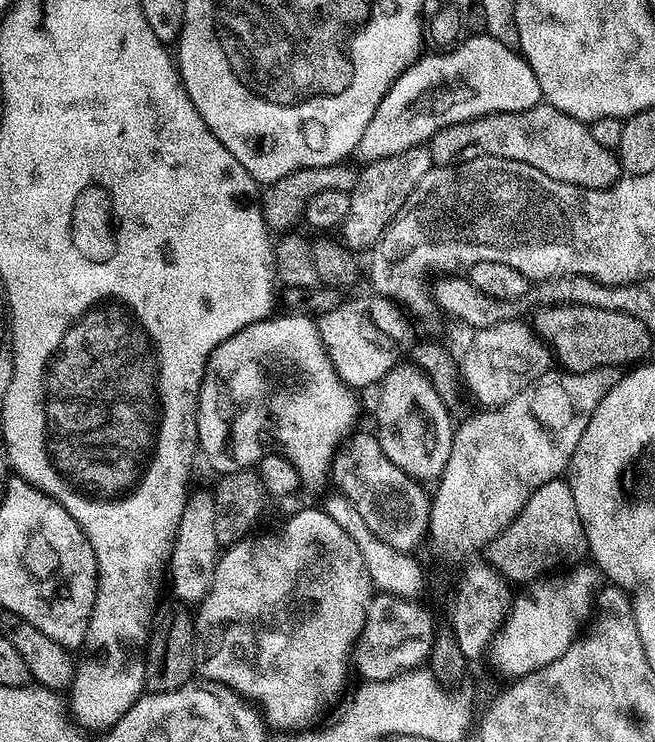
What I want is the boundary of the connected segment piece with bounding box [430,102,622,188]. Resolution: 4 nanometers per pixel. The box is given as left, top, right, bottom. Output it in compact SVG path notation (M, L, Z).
M539 103L533 106L530 110L522 110L521 112L491 112L488 116L475 116L473 120L466 120L446 126L442 130L438 130L431 138L430 151L432 153L432 163L436 166L443 166L445 164L461 164L464 160L473 160L479 156L501 156L502 158L510 158L514 162L526 162L526 166L534 166L534 170L542 170L542 174L550 174L550 178L558 178L558 182L566 182L573 184L579 188L608 188L611 184L617 184L622 178L622 169L620 166L619 155L613 149L601 146L599 142L594 139L594 134L590 134L588 124L583 120L575 120L570 118L570 114L562 114L562 110L558 110L554 106L546 103Z

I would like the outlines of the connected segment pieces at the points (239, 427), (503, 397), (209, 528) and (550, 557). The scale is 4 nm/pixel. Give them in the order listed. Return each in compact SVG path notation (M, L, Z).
M276 314L269 319L259 320L257 324L251 324L242 330L238 330L238 334L226 338L226 342L222 342L210 354L210 358L206 362L202 386L200 387L200 407L196 410L198 448L202 456L208 459L209 466L217 468L217 473L220 474L251 469L265 452L277 452L279 456L286 457L295 466L298 470L300 483L305 489L307 487L320 488L324 483L326 485L329 483L332 460L335 458L341 445L347 441L349 436L353 435L354 429L357 427L357 425L355 426L356 415L361 415L362 409L358 403L357 393L345 384L342 377L336 373L336 367L332 365L332 359L328 356L328 350L320 337L317 321L311 315L283 315L279 316L279 314Z
M523 319L503 320L494 326L477 328L471 333L472 341L468 344L468 349L462 356L462 380L467 391L477 400L477 405L484 408L496 408L499 404L506 403L514 394L526 390L536 381L543 372L549 371L553 367L554 357L552 349L537 335L535 327L531 323L523 324Z
M189 491L188 501L182 510L182 522L178 522L178 534L168 560L167 575L172 580L172 593L181 602L199 602L212 587L218 559L218 545L214 538L214 495L211 491Z
M561 478L546 482L546 486L534 490L526 506L522 506L519 514L488 543L486 552L489 561L504 560L502 572L505 577L540 578L549 570L559 569L580 558L575 556L585 555L587 546L588 539L580 527L578 506L574 506L574 494L567 479Z

